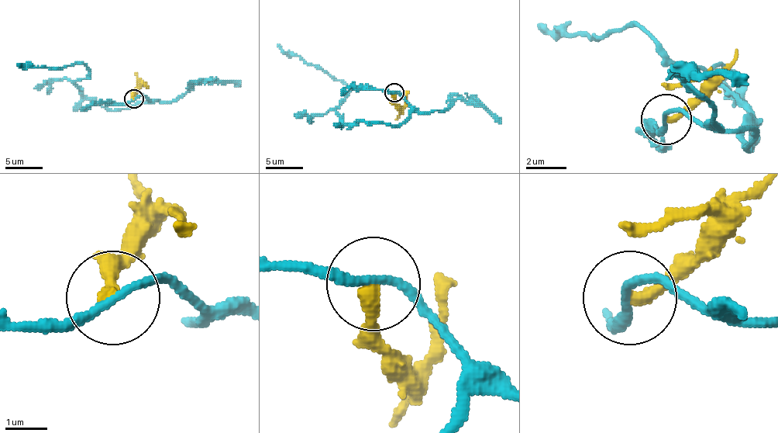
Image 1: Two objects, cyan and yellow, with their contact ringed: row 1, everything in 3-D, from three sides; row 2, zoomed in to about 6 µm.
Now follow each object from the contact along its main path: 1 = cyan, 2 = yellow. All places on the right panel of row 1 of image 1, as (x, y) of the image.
1: (667, 120), (683, 110), (707, 130), (752, 136), (748, 150), (748, 110), (637, 25), (597, 35), (537, 25)
2: (667, 120), (687, 105), (702, 80), (662, 85)

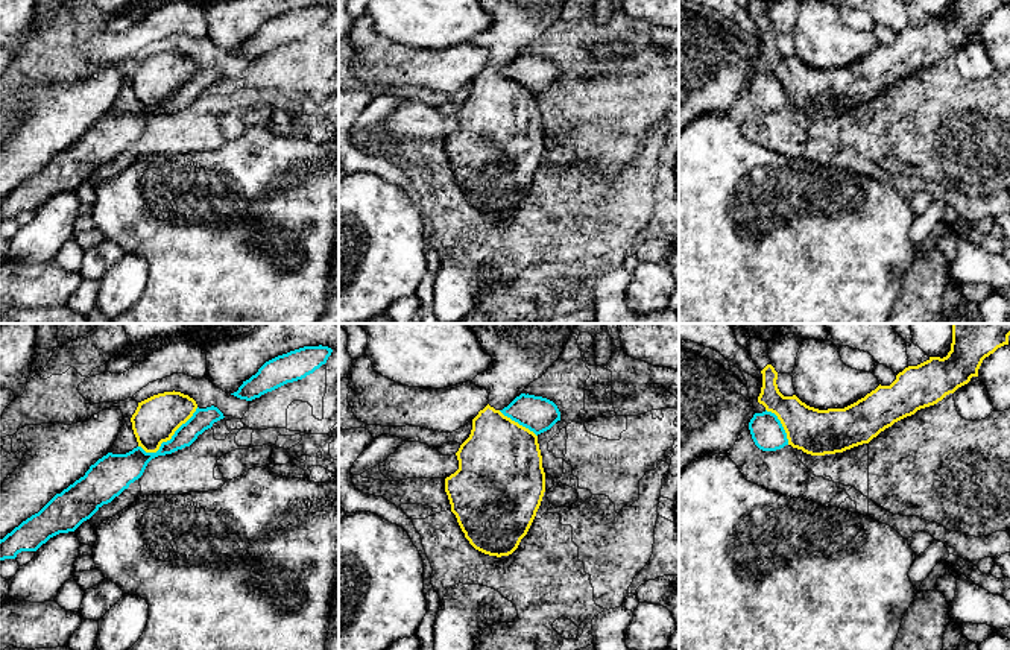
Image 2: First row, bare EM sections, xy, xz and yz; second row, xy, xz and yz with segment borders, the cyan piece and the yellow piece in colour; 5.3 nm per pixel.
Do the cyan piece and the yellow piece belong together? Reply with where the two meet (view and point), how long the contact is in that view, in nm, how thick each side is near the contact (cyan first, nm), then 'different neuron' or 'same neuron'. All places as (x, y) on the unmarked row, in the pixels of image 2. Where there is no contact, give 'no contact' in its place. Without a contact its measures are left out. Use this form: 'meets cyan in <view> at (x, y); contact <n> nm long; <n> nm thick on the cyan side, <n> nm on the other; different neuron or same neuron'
meets cyan in xy at (170, 99); contact 380 nm long; 140 nm thick on the cyan side, 240 nm on the other; different neuron

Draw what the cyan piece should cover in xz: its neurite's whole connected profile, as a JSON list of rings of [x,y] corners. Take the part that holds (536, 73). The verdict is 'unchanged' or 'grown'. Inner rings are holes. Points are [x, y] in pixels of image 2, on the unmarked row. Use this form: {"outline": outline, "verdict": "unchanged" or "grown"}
{"outline": [[[521,53],[500,71],[536,96],[560,80],[560,71],[553,61],[529,53]]], "verdict": "unchanged"}

